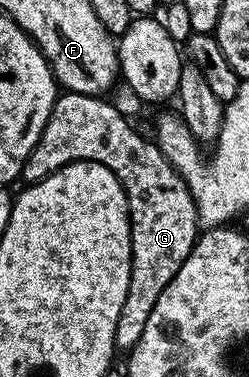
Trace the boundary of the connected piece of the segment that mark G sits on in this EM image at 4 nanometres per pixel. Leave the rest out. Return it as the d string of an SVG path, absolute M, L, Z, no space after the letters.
M62 92L53 102L53 110L41 132L41 138L35 143L31 155L25 160L21 169L20 180L25 183L42 181L47 174L70 165L73 161L94 161L103 163L117 176L125 192L129 204L129 238L131 239L131 279L127 283L127 299L123 299L123 311L119 311L119 323L115 323L114 346L118 350L128 351L139 343L139 335L147 327L147 319L151 319L151 311L155 311L155 303L159 303L159 295L175 279L175 271L183 267L187 255L191 255L197 244L199 226L197 208L191 199L191 191L187 183L175 171L175 167L161 154L161 149L152 140L140 137L129 126L129 121L112 105L100 96L92 93Z

